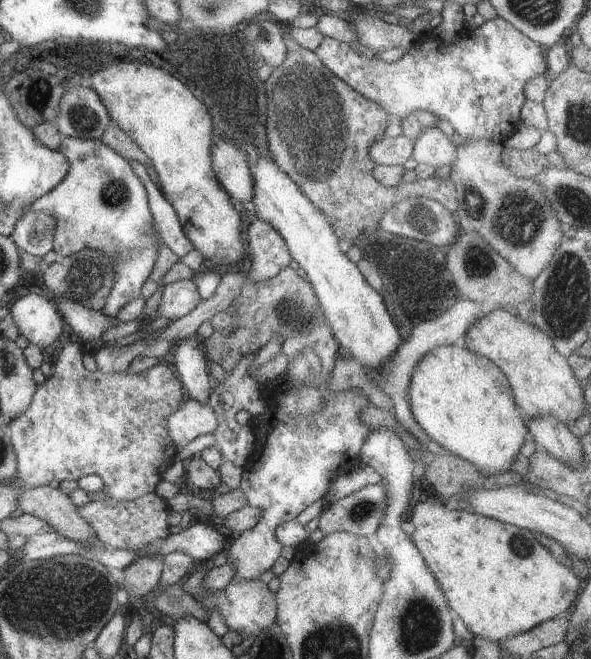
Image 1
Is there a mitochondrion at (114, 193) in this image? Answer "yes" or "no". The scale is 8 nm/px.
yes

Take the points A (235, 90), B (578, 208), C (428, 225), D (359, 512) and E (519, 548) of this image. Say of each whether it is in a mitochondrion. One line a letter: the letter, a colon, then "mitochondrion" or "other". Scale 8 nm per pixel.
A: other
B: mitochondrion
C: mitochondrion
D: mitochondrion
E: mitochondrion

